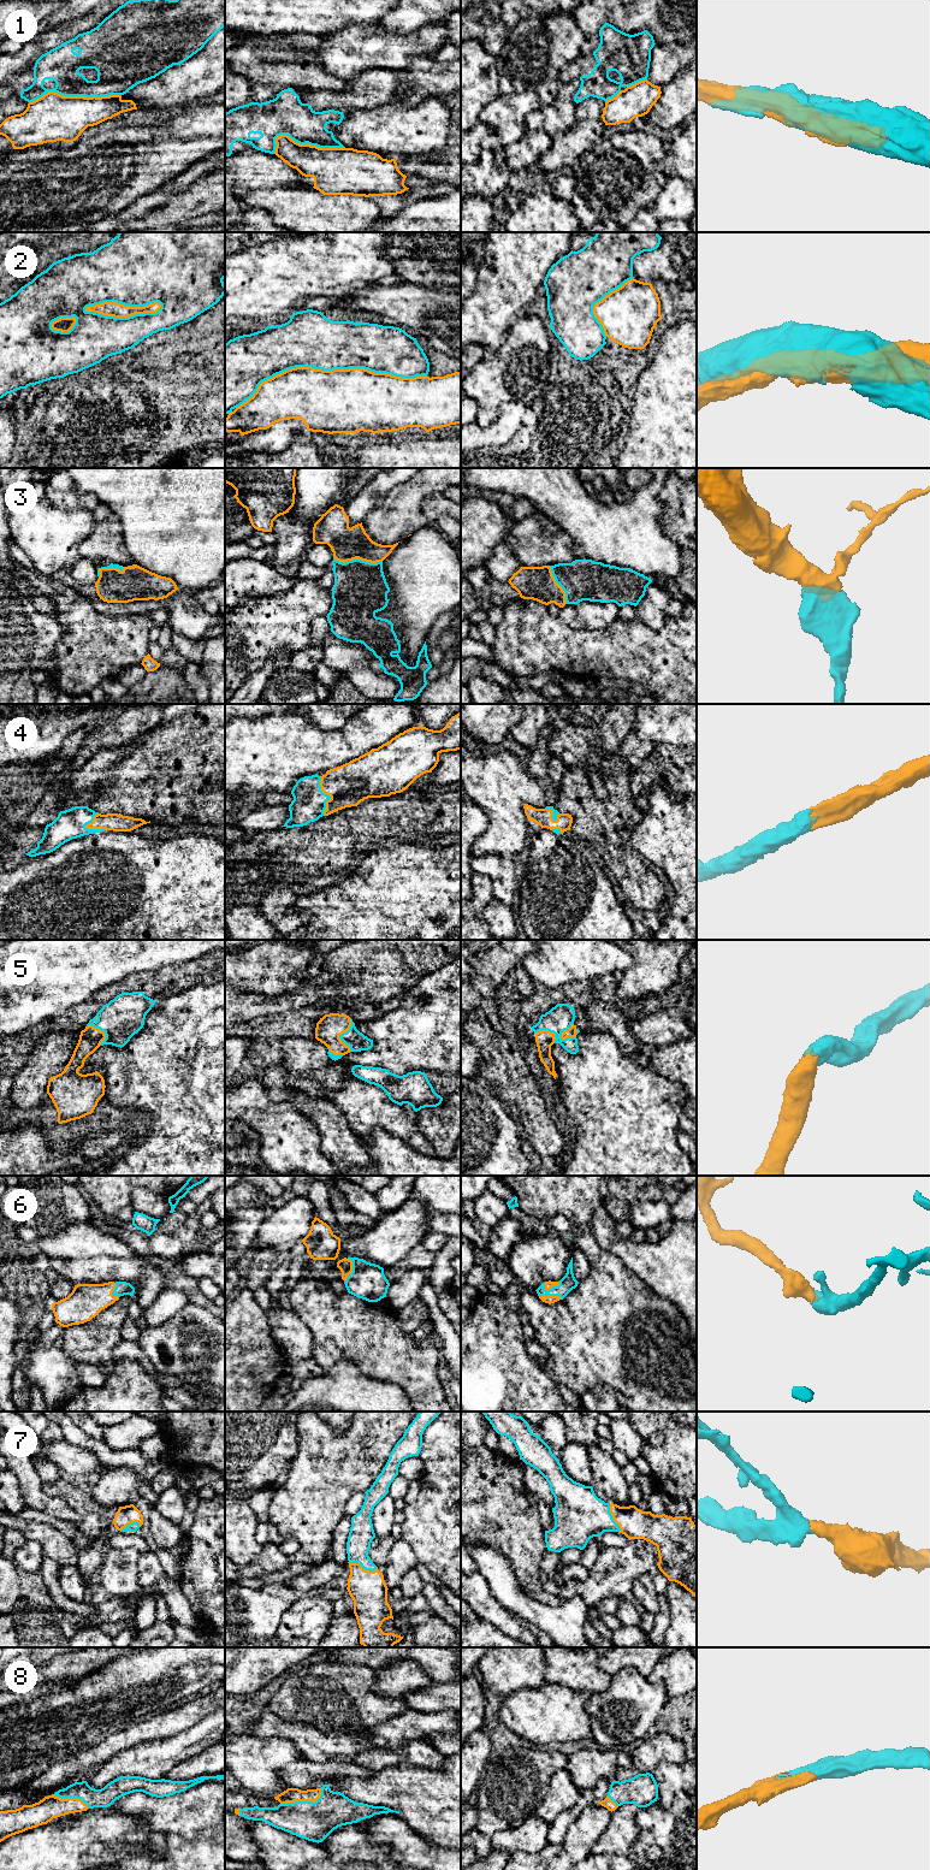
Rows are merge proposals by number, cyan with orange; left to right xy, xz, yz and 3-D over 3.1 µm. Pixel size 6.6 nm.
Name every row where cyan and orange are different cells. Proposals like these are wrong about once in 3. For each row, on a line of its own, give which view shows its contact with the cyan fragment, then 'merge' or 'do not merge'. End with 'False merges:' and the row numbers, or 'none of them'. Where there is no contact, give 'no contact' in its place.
1: meets cyan in xy; do not merge
2: meets cyan in xz; do not merge
3: meets cyan in xz; merge
4: meets cyan in xz; merge
5: meets cyan in yz; merge
6: meets cyan in xz; merge
7: meets cyan in xz; merge
8: meets cyan in xz; merge
False merges: 1, 2

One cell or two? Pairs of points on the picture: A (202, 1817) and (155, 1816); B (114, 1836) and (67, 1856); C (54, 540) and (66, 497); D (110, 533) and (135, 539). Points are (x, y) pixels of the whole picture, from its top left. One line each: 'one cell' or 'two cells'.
A: one cell
B: one cell
C: two cells
D: two cells

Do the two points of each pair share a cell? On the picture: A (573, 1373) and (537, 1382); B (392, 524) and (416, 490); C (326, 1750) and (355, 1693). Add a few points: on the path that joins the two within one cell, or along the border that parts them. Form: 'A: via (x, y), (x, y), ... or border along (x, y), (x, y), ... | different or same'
A: border along (541, 1362), (556, 1384) | different
B: via (398, 515), (402, 504), (408, 498) | same
C: border along (308, 1724), (324, 1732), (338, 1733) | different

